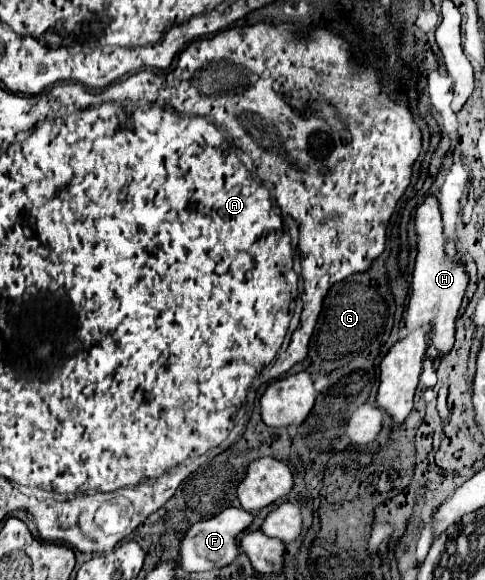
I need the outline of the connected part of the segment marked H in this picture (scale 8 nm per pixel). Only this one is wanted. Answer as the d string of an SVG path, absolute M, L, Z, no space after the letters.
M434 193L426 195L424 201L416 209L414 217L416 229L416 263L410 281L410 297L408 297L408 311L404 319L404 327L408 335L398 339L388 353L380 359L380 385L376 393L376 405L390 415L392 425L400 427L408 413L412 411L414 389L418 385L418 375L422 371L422 363L430 347L438 351L438 359L448 355L454 347L456 335L456 317L464 301L464 293L468 287L468 273L466 263L460 259L460 253L452 257L446 253L448 239L444 235L442 213Z

